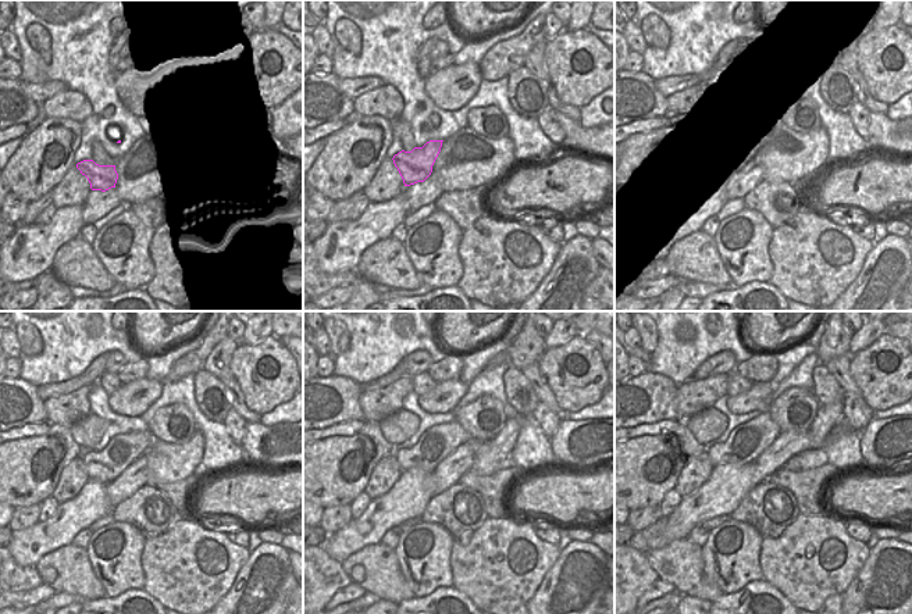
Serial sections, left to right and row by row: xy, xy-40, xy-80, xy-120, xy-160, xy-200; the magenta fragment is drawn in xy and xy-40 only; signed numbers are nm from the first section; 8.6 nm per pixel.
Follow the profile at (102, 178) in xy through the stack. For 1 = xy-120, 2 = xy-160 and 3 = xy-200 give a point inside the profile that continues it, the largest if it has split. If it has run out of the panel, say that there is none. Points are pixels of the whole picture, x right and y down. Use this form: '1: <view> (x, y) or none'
1: xy-120 (106, 466)
2: xy-160 (440, 441)
3: xy-200 (745, 442)

